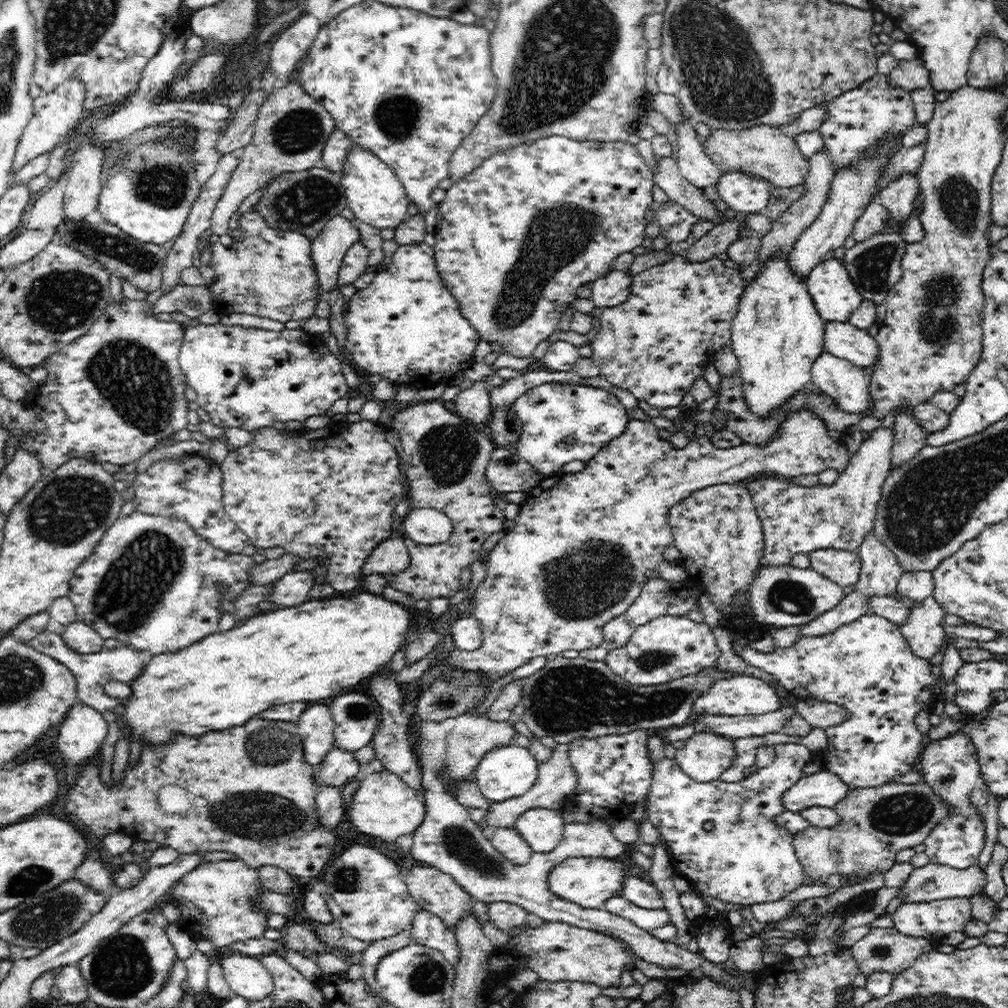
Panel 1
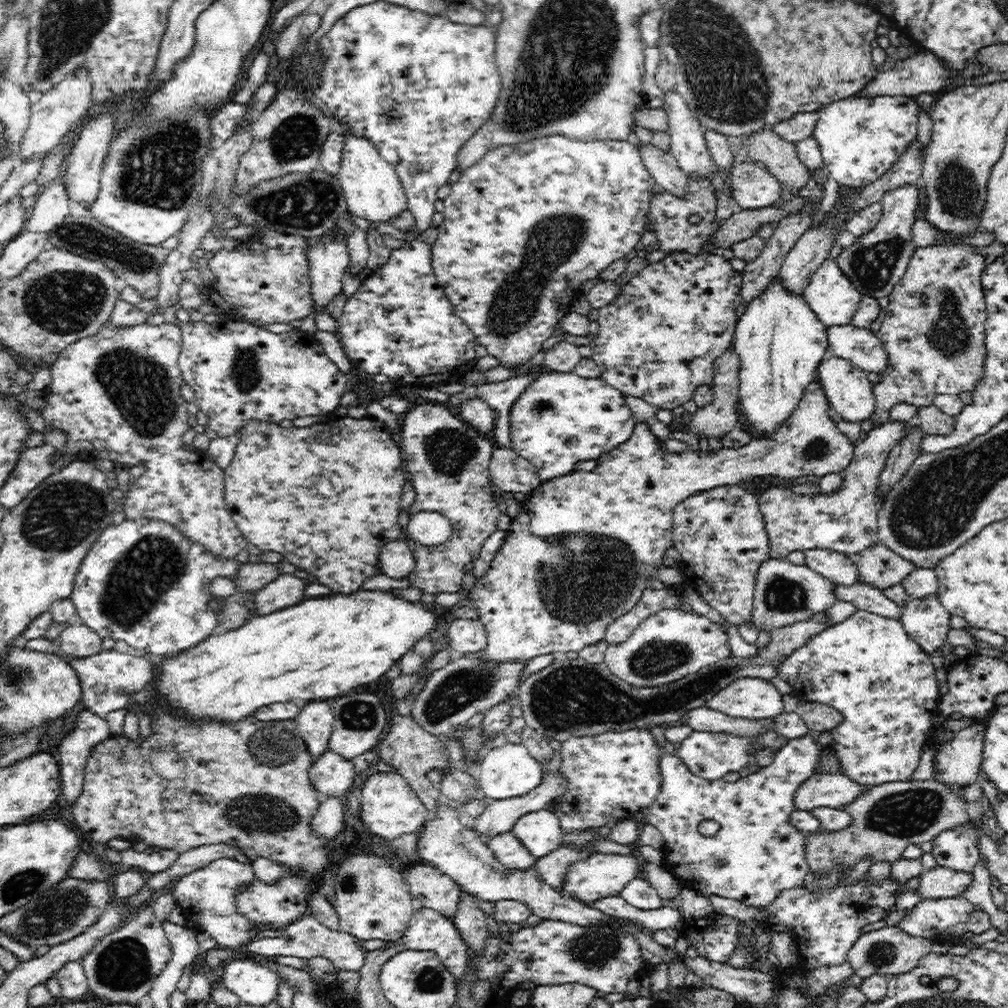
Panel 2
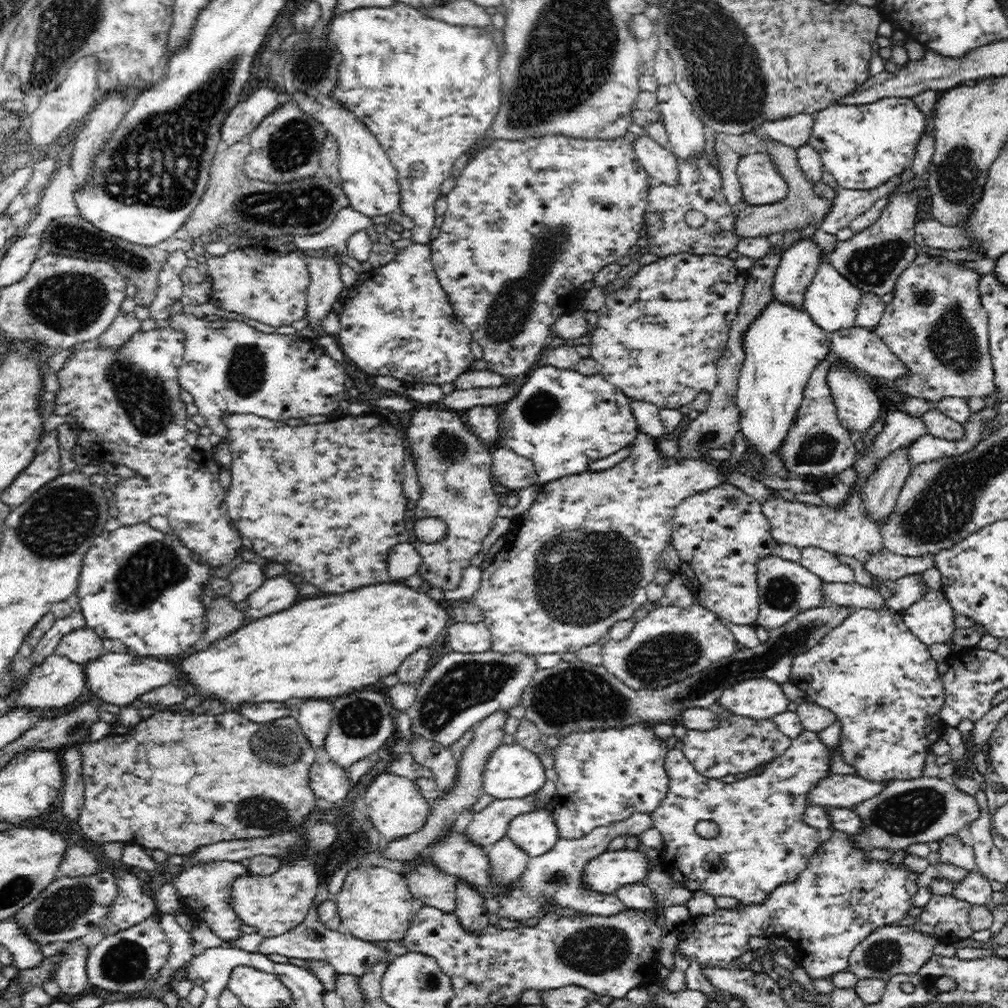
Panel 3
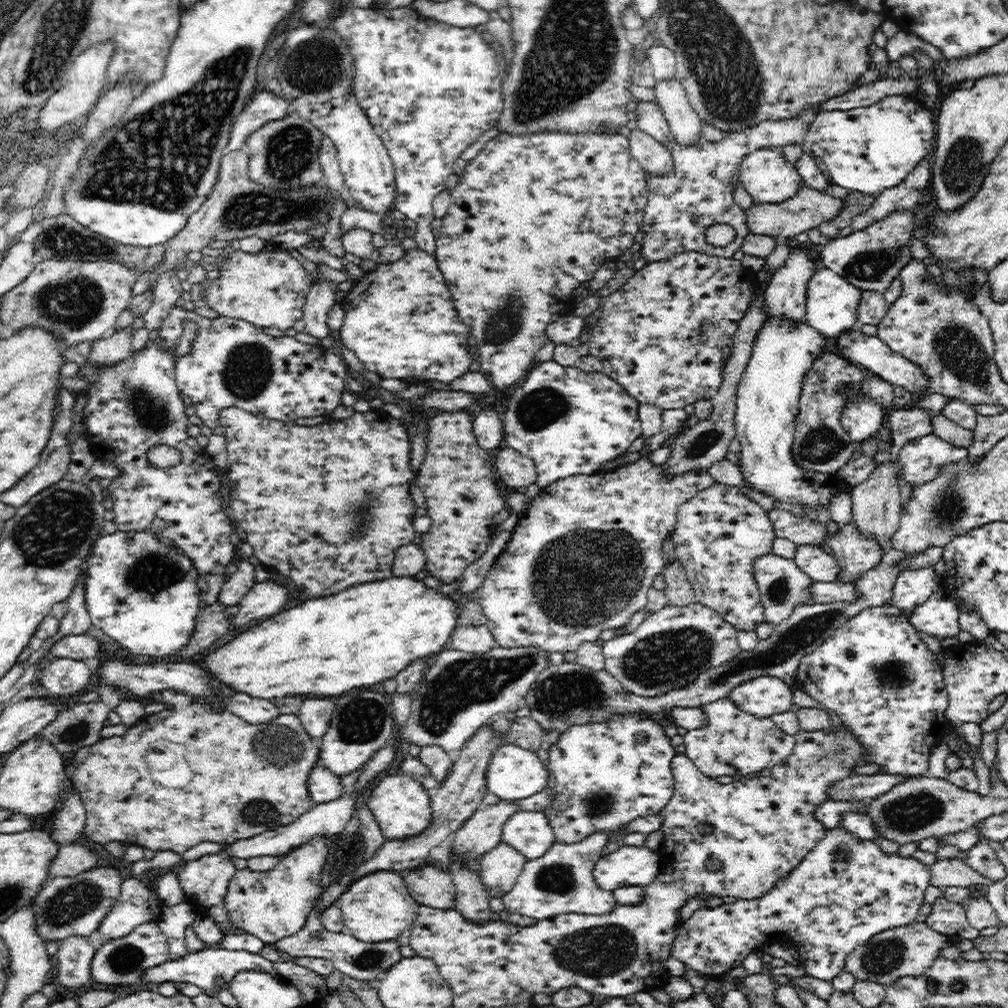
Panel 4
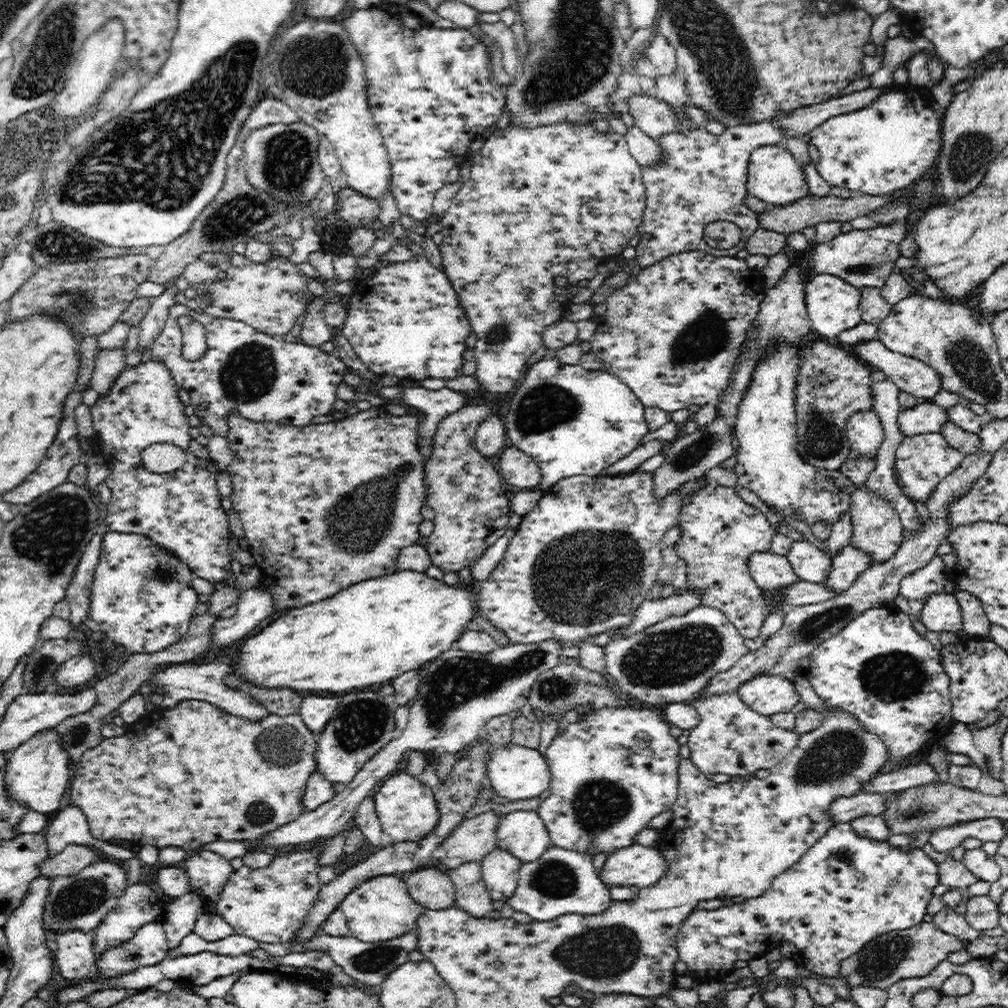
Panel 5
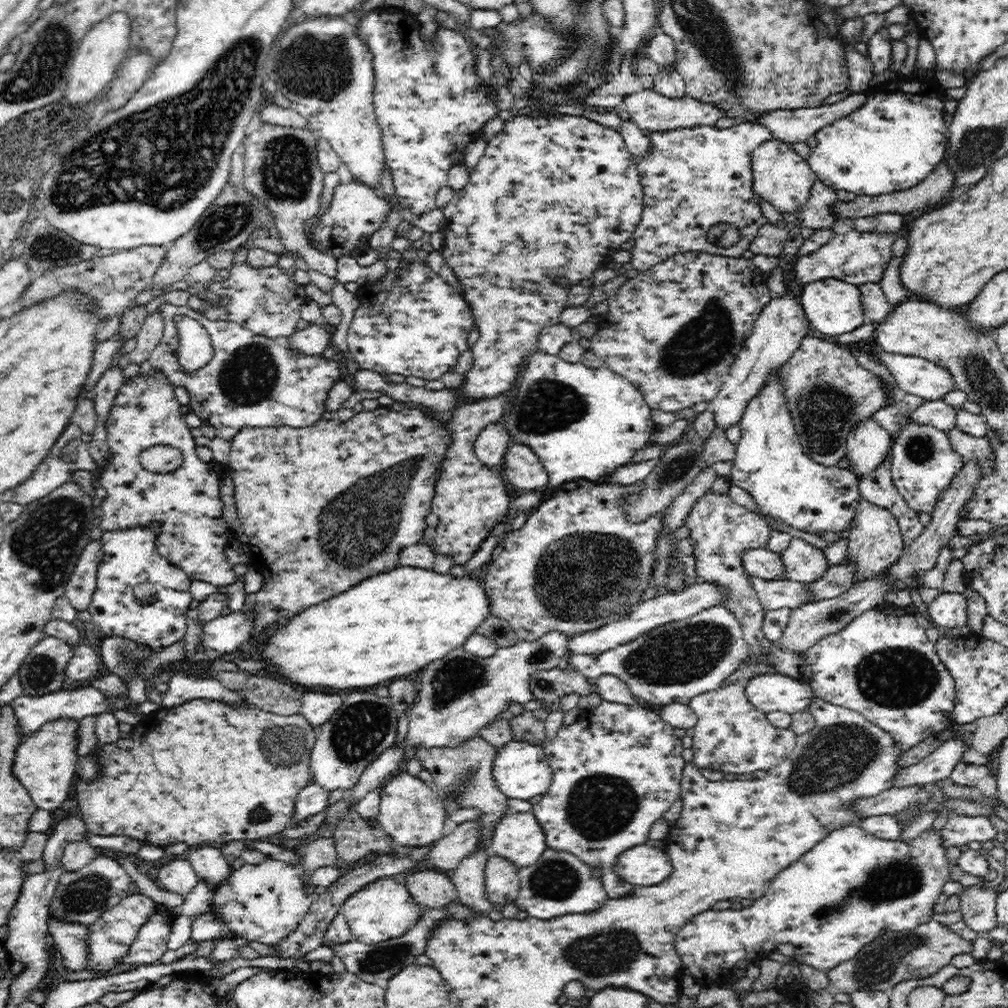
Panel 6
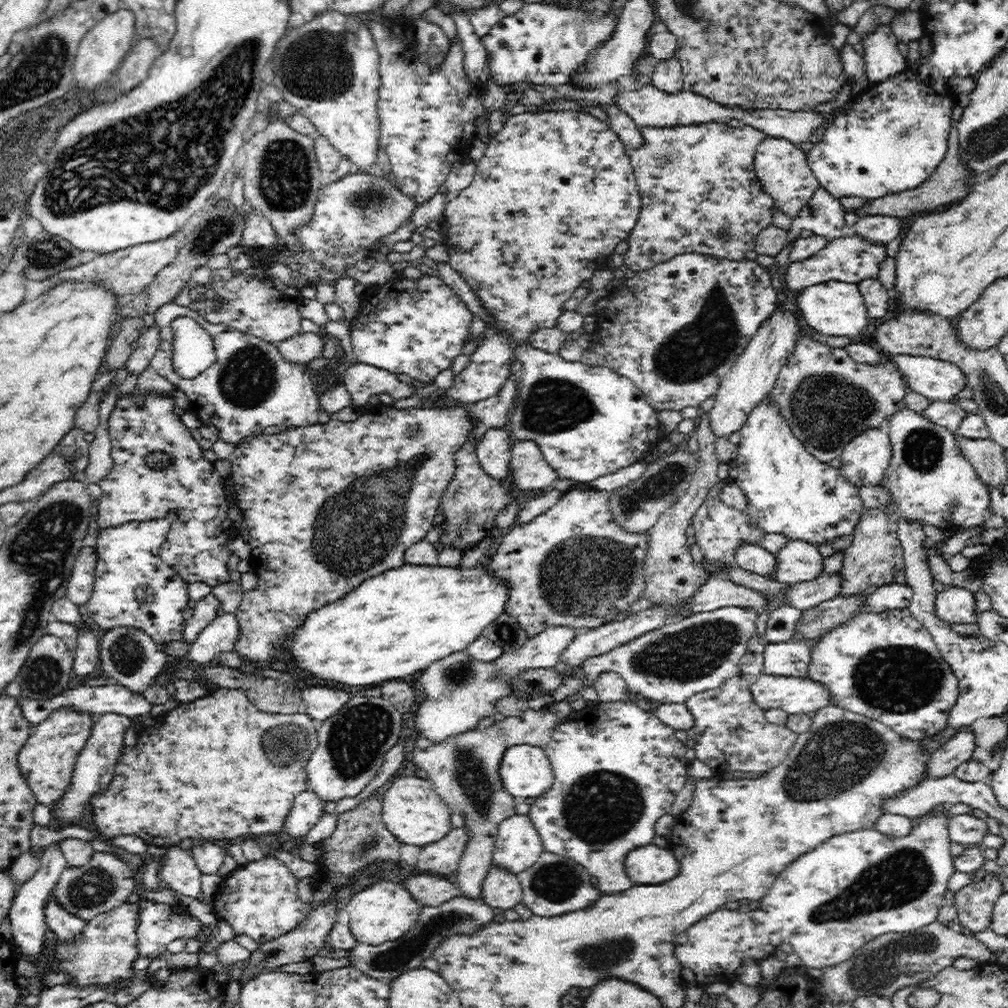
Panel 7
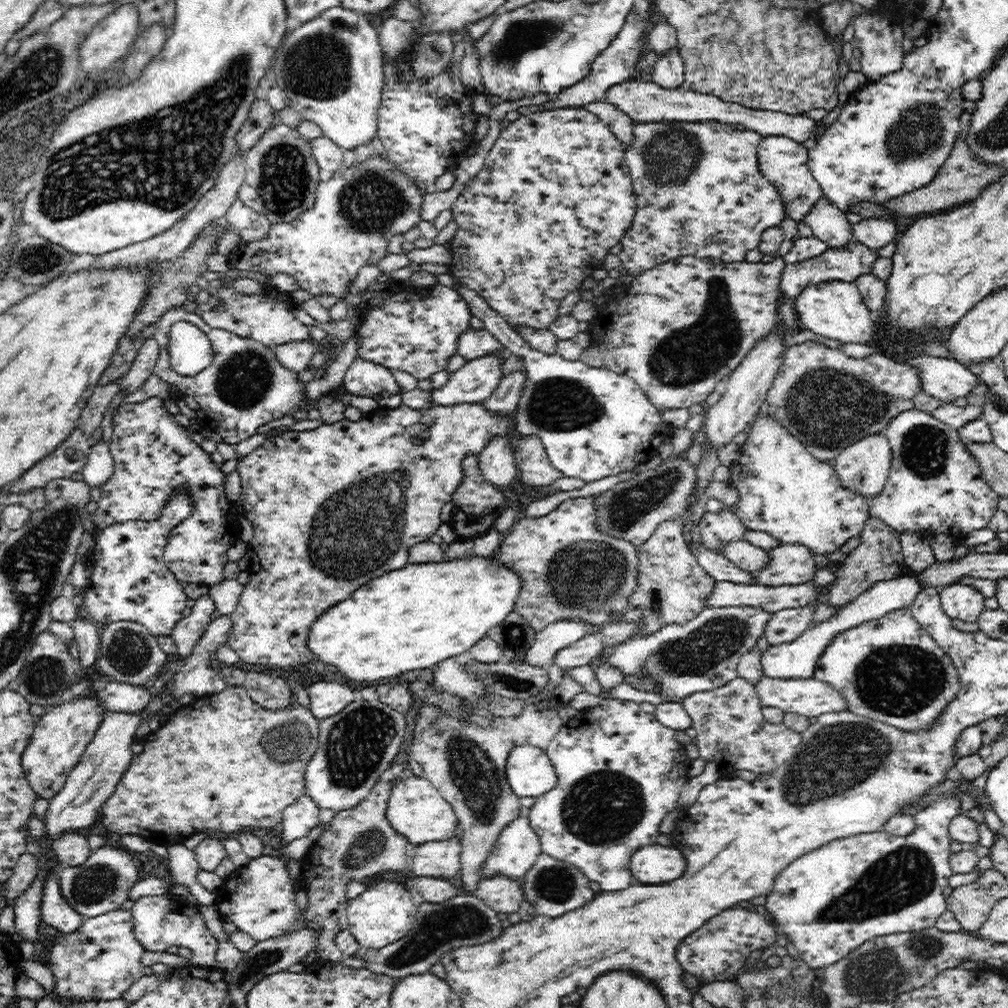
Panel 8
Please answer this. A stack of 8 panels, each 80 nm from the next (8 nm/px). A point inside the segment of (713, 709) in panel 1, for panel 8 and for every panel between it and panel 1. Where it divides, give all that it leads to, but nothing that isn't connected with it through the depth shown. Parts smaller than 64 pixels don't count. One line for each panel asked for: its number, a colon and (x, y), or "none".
2: (752, 698)
3: (758, 699)
4: (764, 697)
5: (767, 695)
6: (767, 693)
7: (792, 695)
8: (810, 697)

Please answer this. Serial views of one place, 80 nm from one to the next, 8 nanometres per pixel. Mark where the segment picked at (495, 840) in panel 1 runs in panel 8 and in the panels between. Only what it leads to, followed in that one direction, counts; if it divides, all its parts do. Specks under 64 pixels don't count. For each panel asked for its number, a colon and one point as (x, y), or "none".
2: (509, 850)
3: (509, 861)
4: (499, 868)
5: (500, 869)
6: (502, 884)
7: (501, 888)
8: (502, 893)

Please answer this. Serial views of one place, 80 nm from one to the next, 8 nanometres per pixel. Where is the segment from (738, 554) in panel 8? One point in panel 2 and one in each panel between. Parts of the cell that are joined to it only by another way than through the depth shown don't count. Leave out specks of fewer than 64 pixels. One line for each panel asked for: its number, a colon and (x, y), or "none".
2: (784, 593)
3: (787, 589)
4: (783, 586)
5: (772, 572)
6: (759, 562)
7: (753, 558)

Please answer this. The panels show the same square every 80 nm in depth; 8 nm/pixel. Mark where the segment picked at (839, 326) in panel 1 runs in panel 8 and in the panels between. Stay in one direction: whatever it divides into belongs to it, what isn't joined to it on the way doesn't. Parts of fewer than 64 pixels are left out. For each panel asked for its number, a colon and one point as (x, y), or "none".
2: (860, 346)
3: (863, 349)
4: (874, 356)
5: (910, 375)
6: (914, 375)
7: (938, 381)
8: (945, 379)

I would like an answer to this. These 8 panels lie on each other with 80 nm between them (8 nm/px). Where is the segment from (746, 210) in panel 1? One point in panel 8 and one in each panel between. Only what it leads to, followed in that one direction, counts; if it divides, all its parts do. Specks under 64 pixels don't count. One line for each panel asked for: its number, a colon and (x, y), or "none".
2: (751, 186)
3: (760, 184)
4: (767, 177)
5: (774, 176)
6: (781, 177)
7: (781, 167)
8: (783, 162)

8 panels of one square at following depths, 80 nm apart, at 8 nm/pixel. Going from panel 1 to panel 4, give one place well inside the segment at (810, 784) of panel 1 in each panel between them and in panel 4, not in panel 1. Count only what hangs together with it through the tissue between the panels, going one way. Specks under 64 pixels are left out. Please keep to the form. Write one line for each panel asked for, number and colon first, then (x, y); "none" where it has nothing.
2: (833, 790)
3: (843, 791)
4: (855, 787)

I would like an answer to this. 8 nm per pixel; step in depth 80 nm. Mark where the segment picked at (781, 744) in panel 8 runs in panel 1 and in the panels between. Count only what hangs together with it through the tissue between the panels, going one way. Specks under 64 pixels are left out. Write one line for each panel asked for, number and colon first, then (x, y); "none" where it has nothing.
1: (705, 756)
2: (709, 755)
3: (737, 744)
4: (733, 742)
5: (731, 739)
6: (731, 736)
7: (732, 735)

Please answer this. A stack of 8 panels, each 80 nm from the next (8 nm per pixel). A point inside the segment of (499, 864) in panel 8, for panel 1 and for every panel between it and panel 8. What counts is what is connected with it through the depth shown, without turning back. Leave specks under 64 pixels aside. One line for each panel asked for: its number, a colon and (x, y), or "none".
1: (543, 828)
2: (540, 832)
3: (535, 832)
4: (529, 832)
5: (523, 833)
6: (518, 836)
7: (518, 846)

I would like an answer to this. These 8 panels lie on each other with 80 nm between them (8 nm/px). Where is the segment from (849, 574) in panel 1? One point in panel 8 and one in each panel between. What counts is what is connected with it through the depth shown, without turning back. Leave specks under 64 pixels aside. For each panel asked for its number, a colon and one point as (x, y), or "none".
2: (838, 567)
3: (826, 565)
4: (820, 565)
5: (809, 559)
6: (803, 562)
7: (799, 561)
8: (789, 564)

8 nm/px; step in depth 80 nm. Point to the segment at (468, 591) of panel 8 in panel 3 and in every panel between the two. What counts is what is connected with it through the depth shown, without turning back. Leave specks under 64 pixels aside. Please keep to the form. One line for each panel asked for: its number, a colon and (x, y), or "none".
3: (322, 647)
4: (372, 631)
5: (370, 632)
6: (393, 624)
7: (396, 624)

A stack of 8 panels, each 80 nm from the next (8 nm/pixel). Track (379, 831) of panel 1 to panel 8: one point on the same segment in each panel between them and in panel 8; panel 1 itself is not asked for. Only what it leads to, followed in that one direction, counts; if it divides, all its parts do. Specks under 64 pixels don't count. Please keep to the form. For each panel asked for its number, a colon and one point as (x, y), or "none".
2: (389, 807)
3: (395, 806)
4: (402, 807)
5: (406, 808)
6: (411, 812)
7: (411, 809)
8: (416, 810)

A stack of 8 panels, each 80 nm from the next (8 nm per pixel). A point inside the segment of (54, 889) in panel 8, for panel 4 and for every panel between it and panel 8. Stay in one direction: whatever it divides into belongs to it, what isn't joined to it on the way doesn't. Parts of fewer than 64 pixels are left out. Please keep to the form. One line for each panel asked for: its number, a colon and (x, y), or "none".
4: (75, 953)
5: (75, 957)
6: (70, 939)
7: (65, 926)

